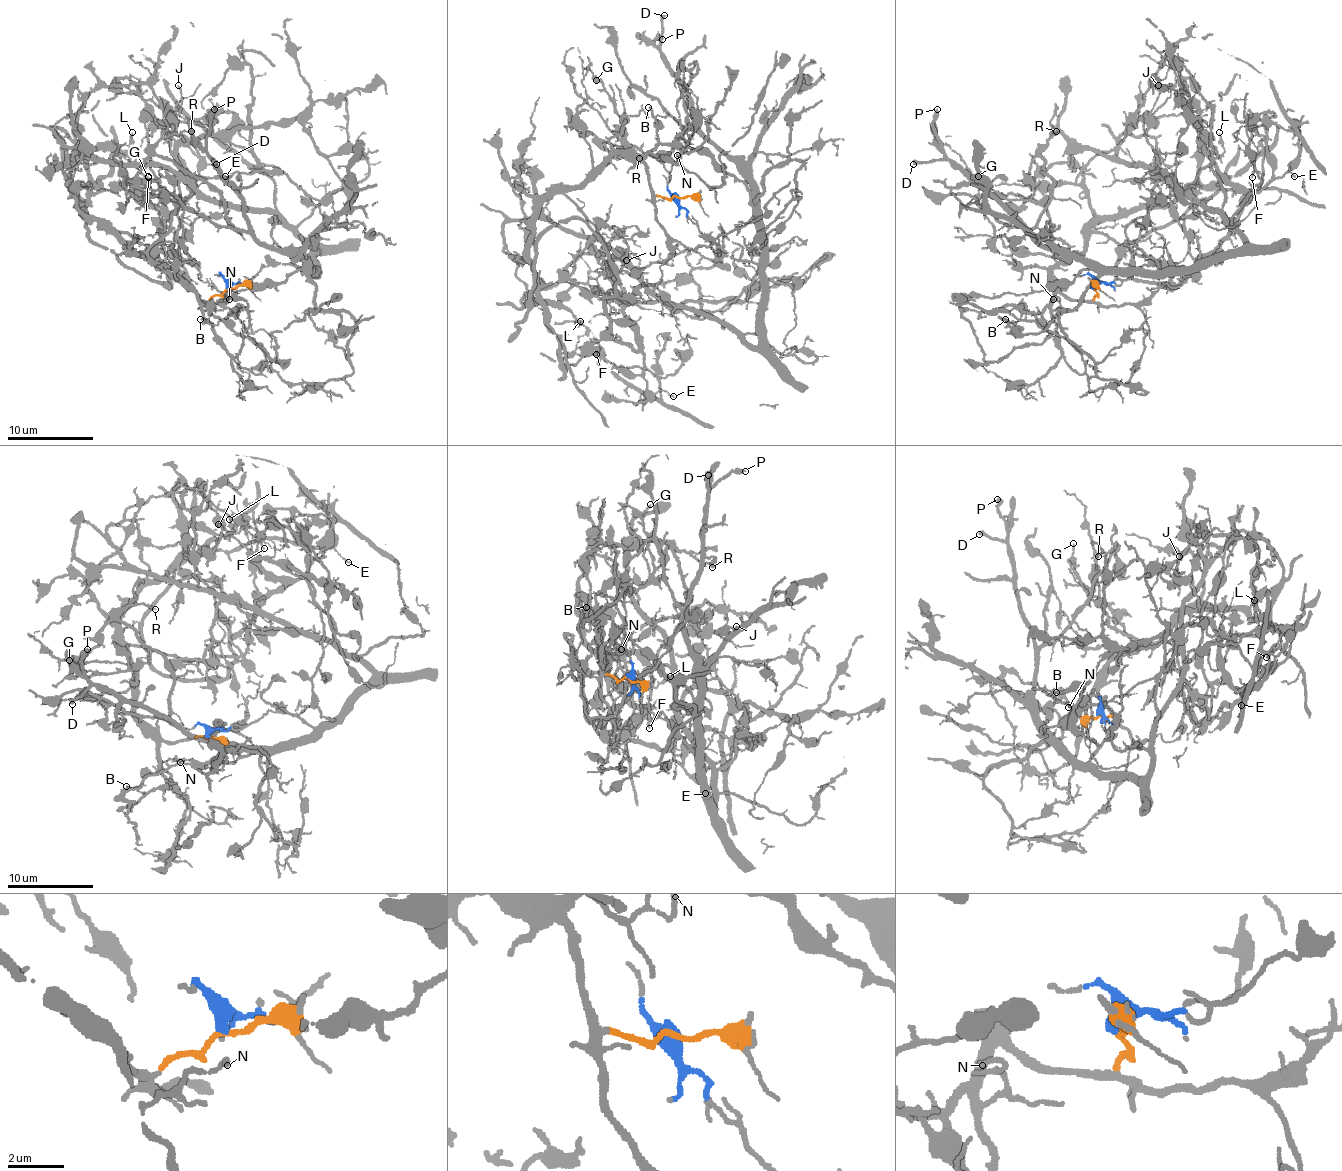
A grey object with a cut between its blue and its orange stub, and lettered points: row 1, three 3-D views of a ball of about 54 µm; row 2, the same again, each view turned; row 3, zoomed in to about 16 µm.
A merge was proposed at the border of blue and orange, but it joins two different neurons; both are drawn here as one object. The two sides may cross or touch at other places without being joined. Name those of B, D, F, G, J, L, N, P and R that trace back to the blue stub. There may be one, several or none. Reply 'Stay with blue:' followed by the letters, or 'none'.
Stay with blue: D, P, R

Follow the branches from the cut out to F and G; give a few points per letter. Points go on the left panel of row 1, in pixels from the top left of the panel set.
F: (228, 288), (206, 301), (131, 250), (82, 207), (95, 185), (110, 173), (112, 158), (123, 155), (148, 177)
G: (228, 288), (206, 301), (148, 256), (148, 248), (170, 228), (170, 215), (176, 200), (157, 196), (148, 177)

